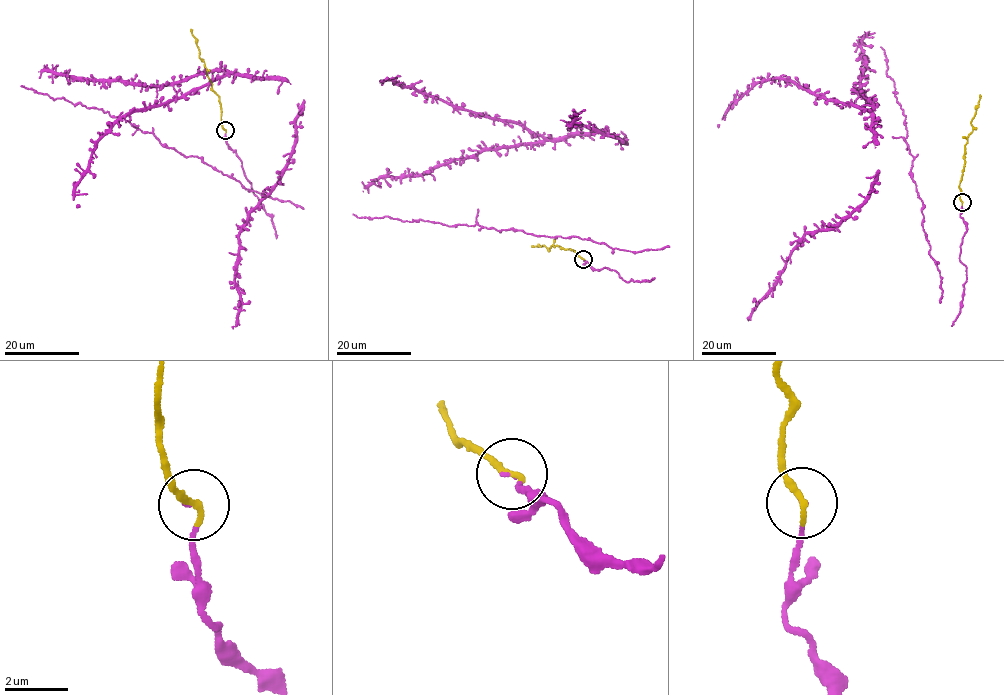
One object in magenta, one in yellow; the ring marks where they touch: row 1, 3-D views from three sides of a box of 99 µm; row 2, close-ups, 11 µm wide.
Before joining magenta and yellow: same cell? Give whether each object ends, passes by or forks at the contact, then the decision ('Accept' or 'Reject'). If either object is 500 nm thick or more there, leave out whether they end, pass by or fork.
At the ring magenta ends. At the ring yellow ends. Accept

